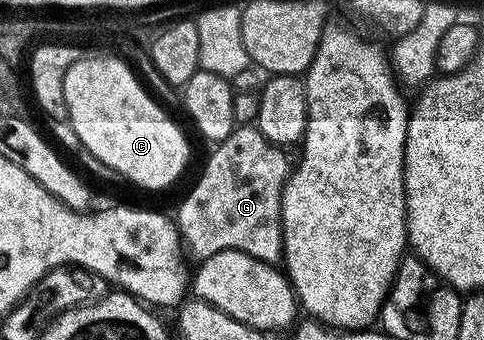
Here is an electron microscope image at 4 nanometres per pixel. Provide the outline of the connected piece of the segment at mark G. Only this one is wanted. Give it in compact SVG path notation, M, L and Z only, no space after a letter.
M237 125L234 126L233 132L219 144L212 148L213 152L209 155L209 160L205 163L205 168L201 171L201 176L197 179L197 184L189 191L189 196L182 201L177 207L177 215L175 214L175 222L177 229L181 233L181 242L184 250L187 252L188 258L194 261L200 261L211 257L220 251L238 251L239 253L247 253L251 257L255 257L264 263L277 265L282 262L285 246L283 245L283 233L281 232L281 194L285 188L285 183L291 174L291 159L285 156L286 152L278 147L276 143L267 141L267 137L263 137L263 133L255 125Z

